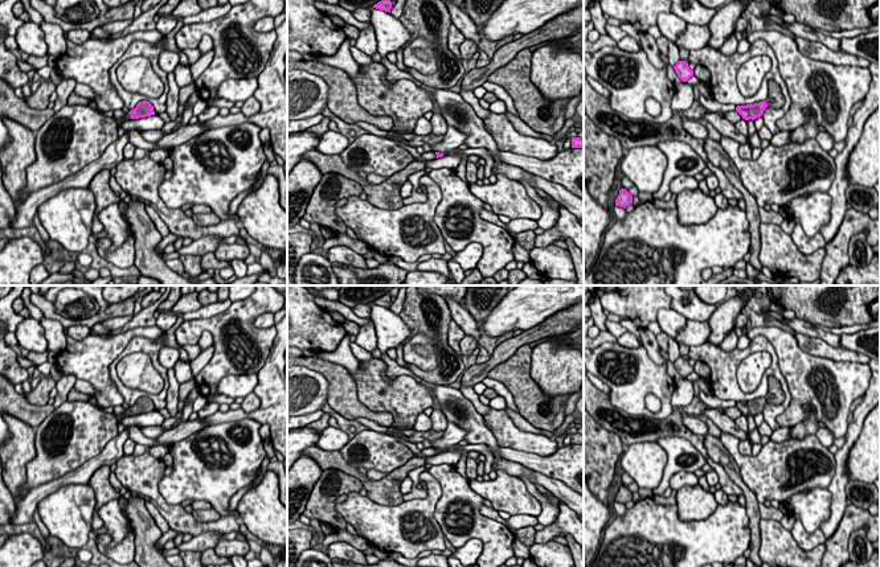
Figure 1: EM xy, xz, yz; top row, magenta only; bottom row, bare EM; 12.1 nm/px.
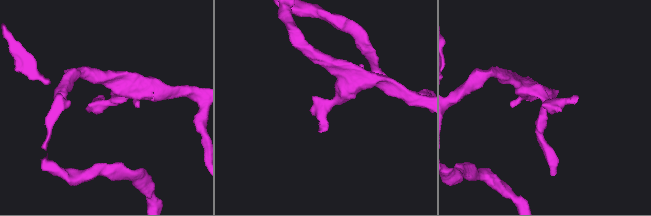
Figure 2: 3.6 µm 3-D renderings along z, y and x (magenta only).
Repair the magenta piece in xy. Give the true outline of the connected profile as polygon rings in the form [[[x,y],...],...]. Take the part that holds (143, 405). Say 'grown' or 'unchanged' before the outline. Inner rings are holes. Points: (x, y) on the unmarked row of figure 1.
grown | [[[143,397],[139,398],[136,403],[131,406],[128,410],[126,410],[122,415],[114,414],[114,416],[118,419],[118,423],[120,423],[120,420],[126,416],[146,414],[151,411],[155,411],[154,402],[150,398]]]

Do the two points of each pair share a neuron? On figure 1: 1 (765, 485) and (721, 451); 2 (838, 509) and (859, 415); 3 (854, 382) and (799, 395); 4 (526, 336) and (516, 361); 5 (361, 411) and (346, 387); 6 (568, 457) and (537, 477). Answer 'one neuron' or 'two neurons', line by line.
1: two neurons
2: one neuron
3: one neuron
4: two neurons
5: one neuron
6: two neurons

